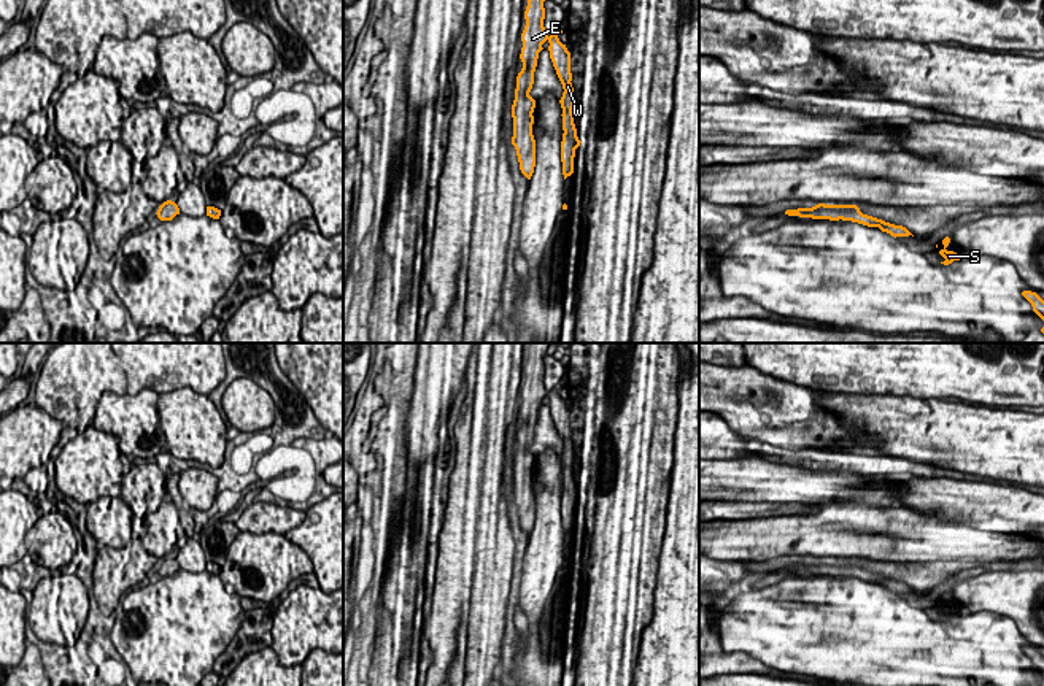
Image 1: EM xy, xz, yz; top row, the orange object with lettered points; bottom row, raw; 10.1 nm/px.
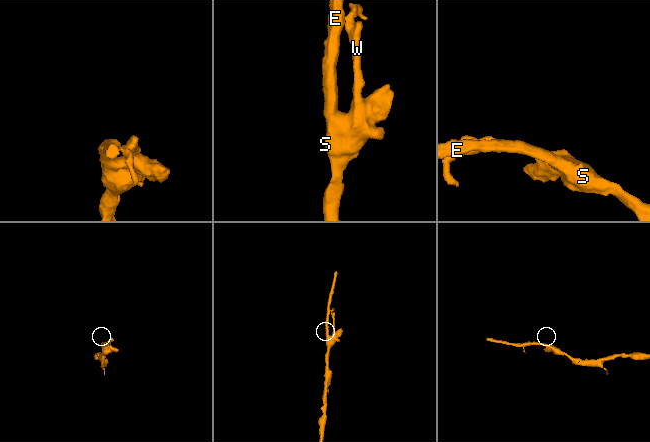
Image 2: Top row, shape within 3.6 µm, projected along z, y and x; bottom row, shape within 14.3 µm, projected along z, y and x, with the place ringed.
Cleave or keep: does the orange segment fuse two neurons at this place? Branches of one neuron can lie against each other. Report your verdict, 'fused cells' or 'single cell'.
single cell

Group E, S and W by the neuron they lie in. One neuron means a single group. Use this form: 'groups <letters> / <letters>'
groups E S W

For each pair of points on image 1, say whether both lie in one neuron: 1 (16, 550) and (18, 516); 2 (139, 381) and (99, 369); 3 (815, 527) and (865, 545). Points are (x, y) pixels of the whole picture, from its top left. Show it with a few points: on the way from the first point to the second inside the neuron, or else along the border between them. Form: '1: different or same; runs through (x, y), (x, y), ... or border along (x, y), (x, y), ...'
1: same; runs through (16, 542), (16, 524)
2: different; border along (118, 359), (126, 377), (127, 393)
3: same; runs through (828, 532), (852, 534)

